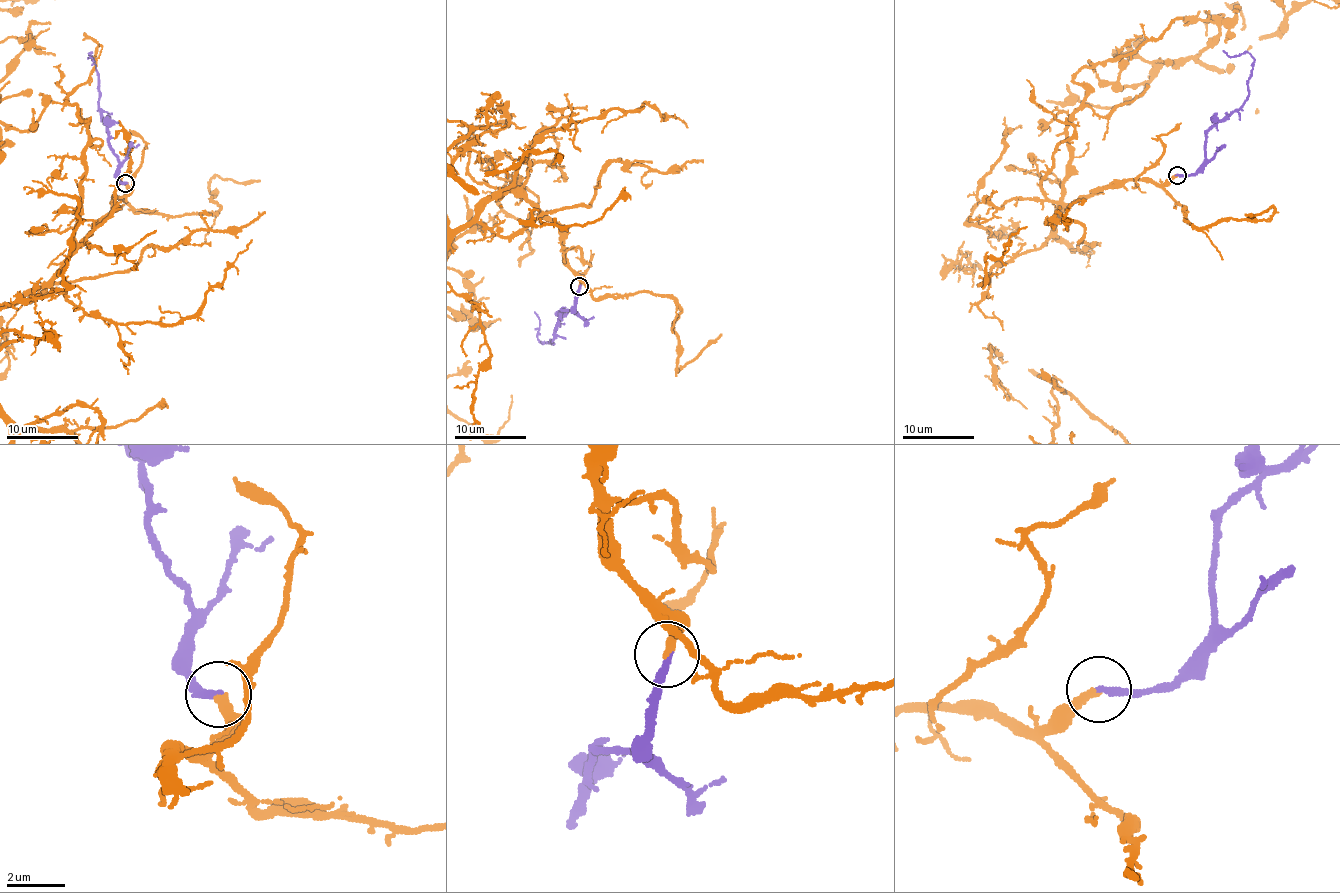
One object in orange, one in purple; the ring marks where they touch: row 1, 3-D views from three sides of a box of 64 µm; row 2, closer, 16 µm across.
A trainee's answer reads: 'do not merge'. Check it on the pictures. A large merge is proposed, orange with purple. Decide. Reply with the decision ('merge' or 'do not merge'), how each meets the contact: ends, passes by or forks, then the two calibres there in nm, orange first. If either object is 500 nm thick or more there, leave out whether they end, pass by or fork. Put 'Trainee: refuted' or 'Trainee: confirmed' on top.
Trainee: refuted
merge; orange ends; purple ends; calibres 260 and 240 nm

